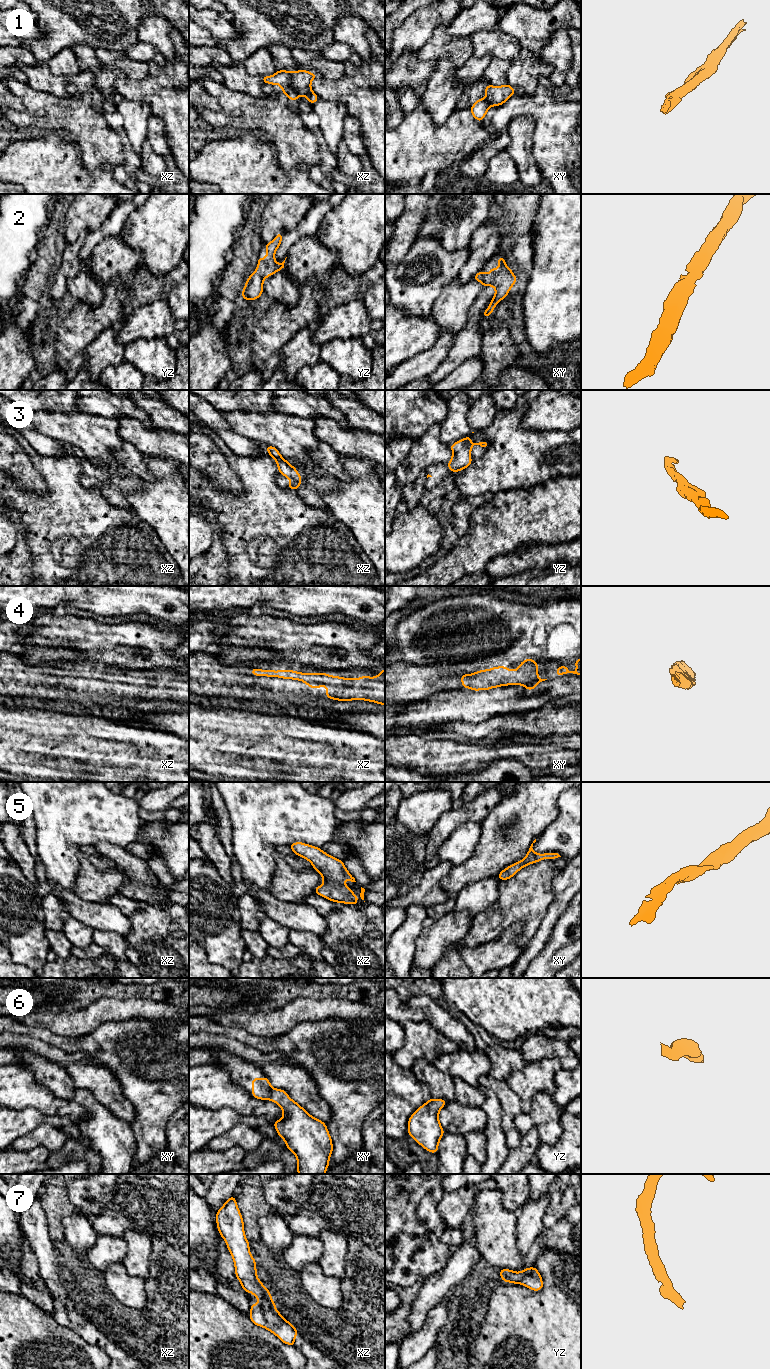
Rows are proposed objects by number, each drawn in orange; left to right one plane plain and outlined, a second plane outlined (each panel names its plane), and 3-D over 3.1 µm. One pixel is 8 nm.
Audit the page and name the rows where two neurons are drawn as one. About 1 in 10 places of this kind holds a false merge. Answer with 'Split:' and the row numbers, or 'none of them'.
Split: 1

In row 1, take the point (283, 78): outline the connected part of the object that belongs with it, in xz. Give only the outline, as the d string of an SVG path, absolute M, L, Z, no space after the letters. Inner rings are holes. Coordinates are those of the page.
M277 70L277 72L272 76L263 76L263 83L268 83L271 85L278 84L289 101L298 100L299 94L291 87L291 73L287 70Z

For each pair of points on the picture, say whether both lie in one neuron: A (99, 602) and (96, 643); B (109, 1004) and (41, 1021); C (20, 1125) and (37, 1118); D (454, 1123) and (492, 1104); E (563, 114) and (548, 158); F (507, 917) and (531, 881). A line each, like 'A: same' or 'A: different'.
A: different
B: same
C: same
D: different
E: same
F: same

